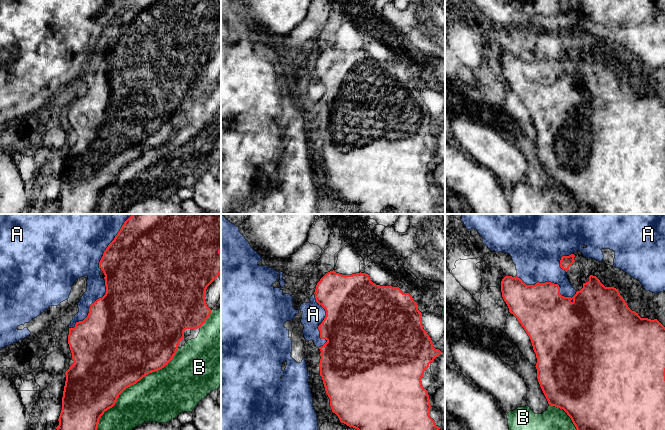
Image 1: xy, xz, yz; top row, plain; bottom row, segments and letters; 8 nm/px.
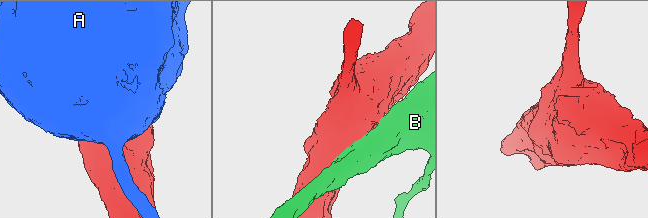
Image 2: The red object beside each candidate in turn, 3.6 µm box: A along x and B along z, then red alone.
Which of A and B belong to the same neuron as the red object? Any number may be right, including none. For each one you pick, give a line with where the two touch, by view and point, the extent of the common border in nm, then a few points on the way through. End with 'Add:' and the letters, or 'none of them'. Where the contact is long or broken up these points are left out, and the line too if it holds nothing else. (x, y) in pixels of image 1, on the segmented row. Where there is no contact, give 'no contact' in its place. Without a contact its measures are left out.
Add: none of them

